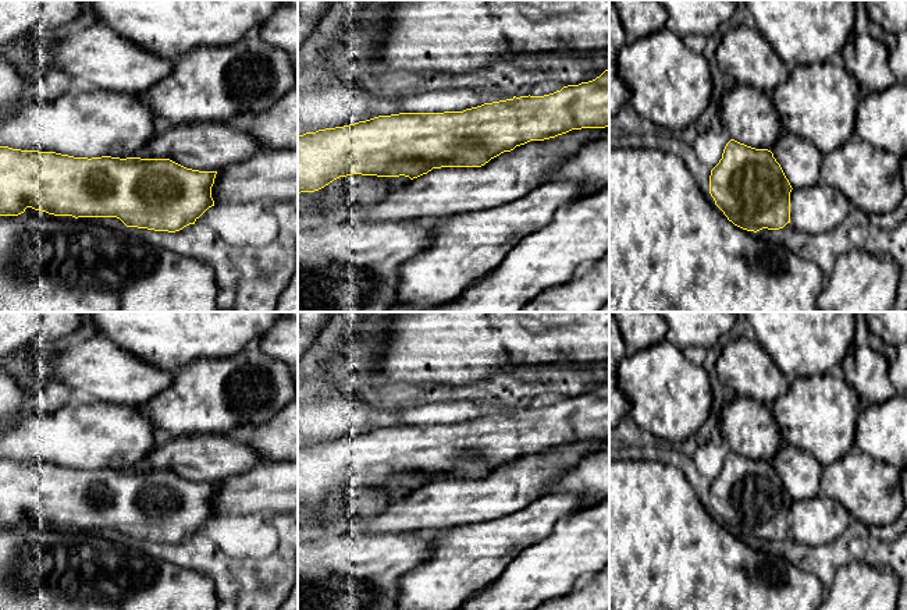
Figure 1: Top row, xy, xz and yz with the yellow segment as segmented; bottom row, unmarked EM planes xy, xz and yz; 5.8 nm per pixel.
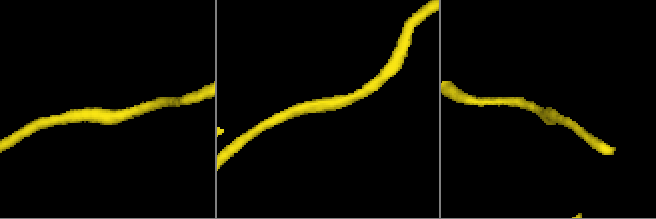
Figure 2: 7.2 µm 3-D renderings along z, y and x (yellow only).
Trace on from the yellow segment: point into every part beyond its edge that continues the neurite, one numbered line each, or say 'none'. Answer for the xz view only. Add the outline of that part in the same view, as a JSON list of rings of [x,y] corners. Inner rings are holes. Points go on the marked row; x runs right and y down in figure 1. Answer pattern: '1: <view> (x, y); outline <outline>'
1: xz (445, 191); outline [[[605,128],[572,130],[544,141],[530,141],[504,152],[481,167],[441,167],[410,180],[371,206],[345,198],[324,202],[303,224],[342,221],[441,219],[472,210],[487,210],[526,196],[544,184],[561,163],[595,141]]]

